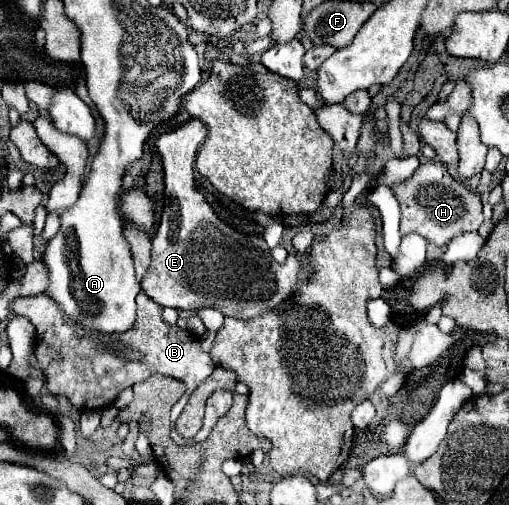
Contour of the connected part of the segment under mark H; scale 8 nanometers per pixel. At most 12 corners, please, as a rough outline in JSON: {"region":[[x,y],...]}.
{"region":[[438,161],[392,191],[400,235],[444,247],[482,225],[480,195]]}

